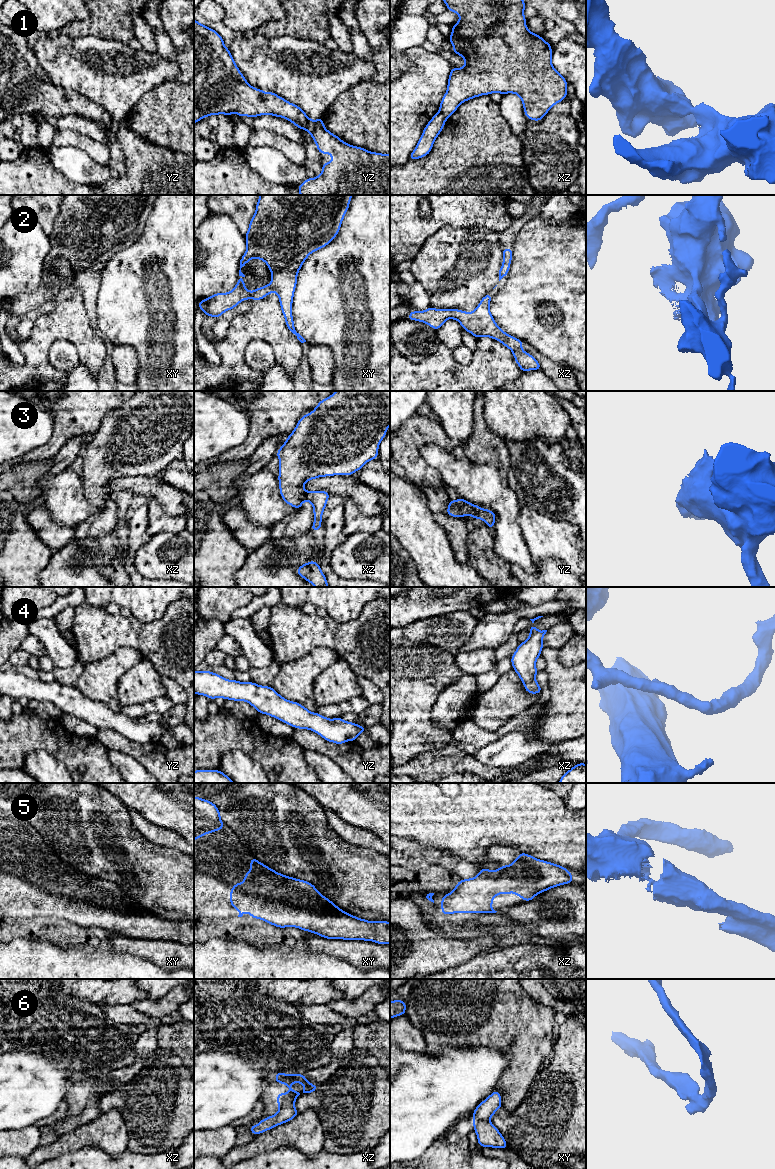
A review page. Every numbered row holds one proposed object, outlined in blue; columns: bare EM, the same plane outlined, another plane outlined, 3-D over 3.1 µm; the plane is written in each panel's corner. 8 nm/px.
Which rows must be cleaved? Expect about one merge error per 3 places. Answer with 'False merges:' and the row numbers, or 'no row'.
False merges: 1, 6

